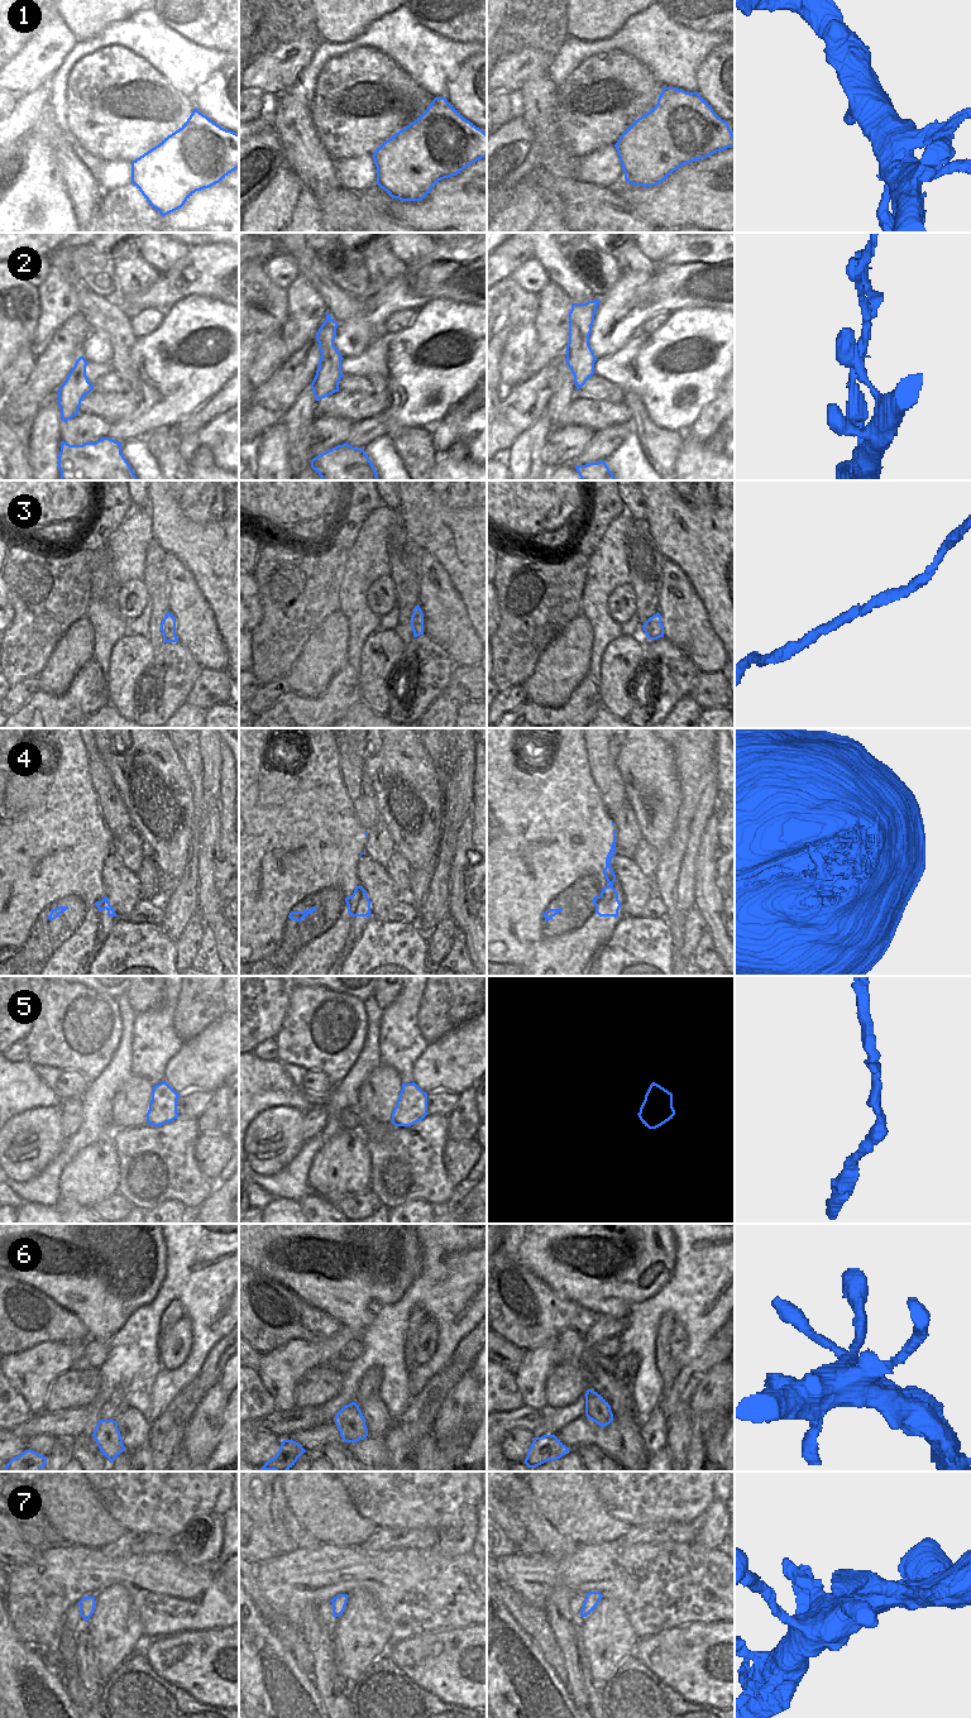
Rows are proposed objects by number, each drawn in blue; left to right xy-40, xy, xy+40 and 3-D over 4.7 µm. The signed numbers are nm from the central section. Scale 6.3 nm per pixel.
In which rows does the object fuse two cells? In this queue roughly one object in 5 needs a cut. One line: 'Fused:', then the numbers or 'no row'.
Fused: 2.

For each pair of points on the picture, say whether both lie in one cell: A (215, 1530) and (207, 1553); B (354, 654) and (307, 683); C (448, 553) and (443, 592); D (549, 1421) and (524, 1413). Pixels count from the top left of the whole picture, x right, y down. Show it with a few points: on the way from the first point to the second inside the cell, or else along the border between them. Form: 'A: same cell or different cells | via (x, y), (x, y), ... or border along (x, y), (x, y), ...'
A: same cell | via (211, 1535), (207, 1540), (207, 1547)
B: different cells | border along (348, 627), (347, 664)
C: different cells | border along (424, 553), (427, 553), (440, 565), (459, 599)
D: different cells | border along (541, 1411), (541, 1424), (532, 1432)

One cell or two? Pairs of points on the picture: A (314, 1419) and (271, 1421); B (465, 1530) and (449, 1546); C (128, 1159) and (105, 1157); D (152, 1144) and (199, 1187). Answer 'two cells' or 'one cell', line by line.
A: one cell
B: one cell
C: two cells
D: one cell

